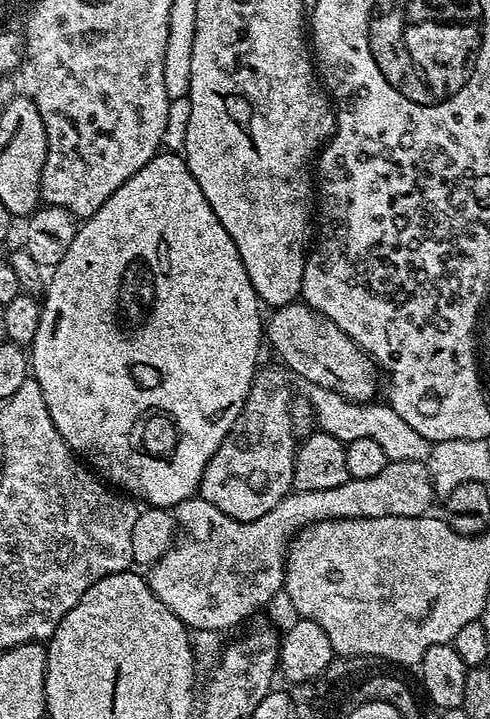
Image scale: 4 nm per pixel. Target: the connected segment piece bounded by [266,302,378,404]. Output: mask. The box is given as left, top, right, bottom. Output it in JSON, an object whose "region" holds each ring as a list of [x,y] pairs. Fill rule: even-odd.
{"region":[[[303,302],[271,309],[270,315],[272,317],[266,320],[267,343],[268,340],[272,343],[273,350],[280,355],[279,363],[293,377],[301,376],[308,386],[317,384],[334,390],[356,404],[367,404],[377,399],[376,363],[345,332],[338,330],[334,322]]]}

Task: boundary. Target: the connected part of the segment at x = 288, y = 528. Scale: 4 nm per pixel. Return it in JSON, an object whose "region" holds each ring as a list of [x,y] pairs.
{"region":[[[394,460],[389,462],[374,478],[348,479],[342,486],[331,490],[291,491],[262,518],[242,522],[222,514],[218,506],[210,506],[201,496],[194,495],[176,505],[174,515],[180,533],[171,548],[147,569],[146,579],[150,590],[182,621],[196,632],[223,633],[223,628],[232,628],[235,624],[264,608],[284,587],[284,566],[286,563],[286,545],[290,537],[306,524],[316,524],[319,520],[345,520],[346,518],[386,518],[401,516],[414,518],[423,516],[434,501],[432,479],[425,461],[410,462]]]}

